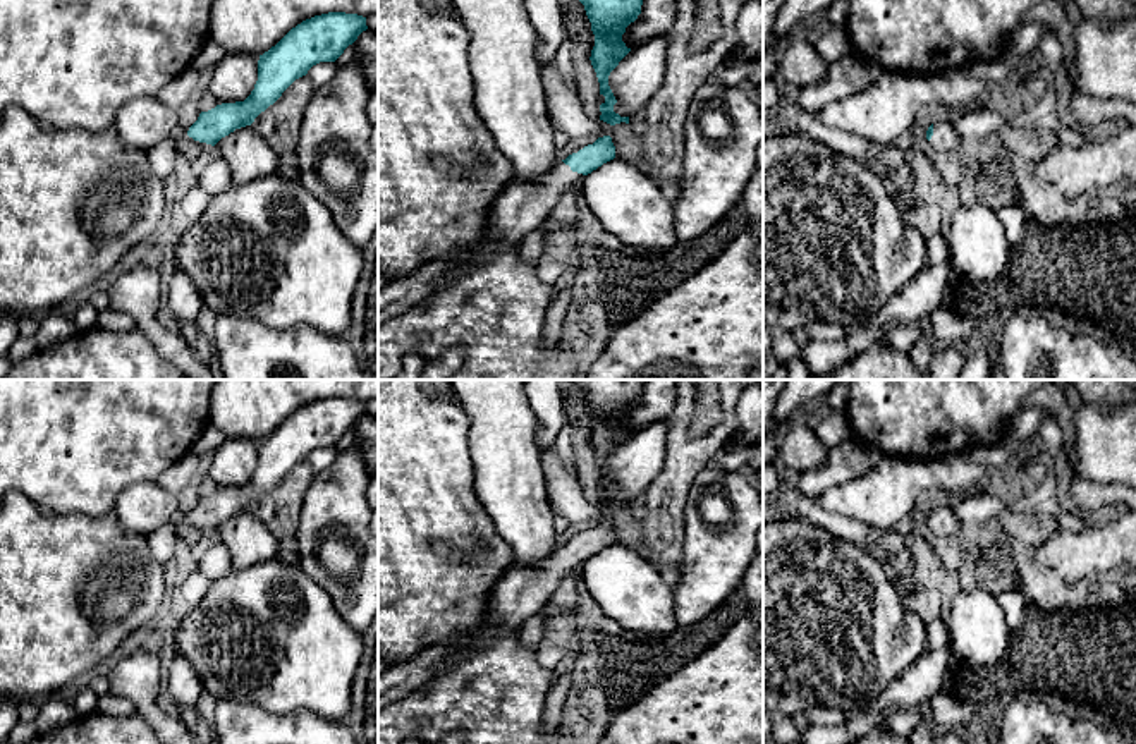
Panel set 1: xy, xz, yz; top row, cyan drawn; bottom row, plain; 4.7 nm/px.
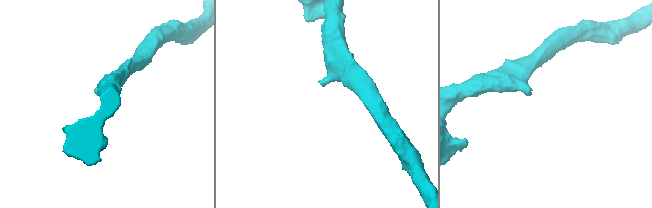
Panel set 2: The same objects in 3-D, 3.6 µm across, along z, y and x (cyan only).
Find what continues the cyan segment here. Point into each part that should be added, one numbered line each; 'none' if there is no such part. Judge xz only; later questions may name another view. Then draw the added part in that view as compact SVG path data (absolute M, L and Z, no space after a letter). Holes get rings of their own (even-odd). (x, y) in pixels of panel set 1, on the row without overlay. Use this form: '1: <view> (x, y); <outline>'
1: xz (523, 591); M559 546L534 567L512 565L493 588L488 619L502 632L521 629L528 619L543 612L562 579L584 562Z

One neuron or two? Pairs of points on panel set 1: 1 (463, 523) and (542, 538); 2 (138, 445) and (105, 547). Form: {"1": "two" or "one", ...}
{"1": "two", "2": "two"}

